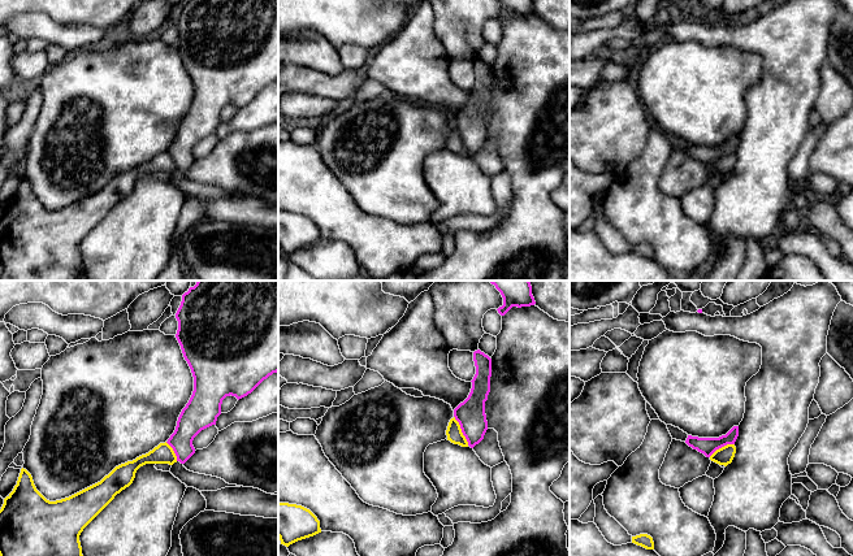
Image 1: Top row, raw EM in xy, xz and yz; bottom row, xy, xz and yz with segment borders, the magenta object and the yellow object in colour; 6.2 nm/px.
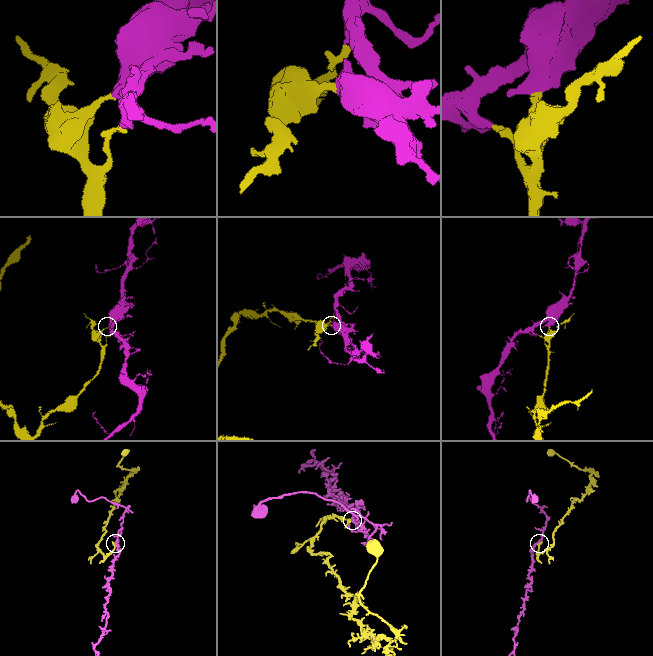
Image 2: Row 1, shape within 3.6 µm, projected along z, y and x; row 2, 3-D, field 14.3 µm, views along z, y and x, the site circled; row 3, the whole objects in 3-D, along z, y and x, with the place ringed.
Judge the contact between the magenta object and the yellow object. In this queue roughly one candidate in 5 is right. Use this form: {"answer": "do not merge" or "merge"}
{"answer": "do not merge"}

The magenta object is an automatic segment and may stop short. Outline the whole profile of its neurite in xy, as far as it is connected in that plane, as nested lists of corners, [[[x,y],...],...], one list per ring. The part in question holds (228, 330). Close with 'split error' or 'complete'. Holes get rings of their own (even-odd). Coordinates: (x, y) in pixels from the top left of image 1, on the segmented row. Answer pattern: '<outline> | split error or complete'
[[[198,281],[182,295],[176,318],[176,338],[191,369],[194,391],[166,443],[173,448],[177,461],[185,464],[195,453],[194,438],[202,430],[216,425],[226,396],[231,395],[239,400],[278,372],[278,281]]] | complete

